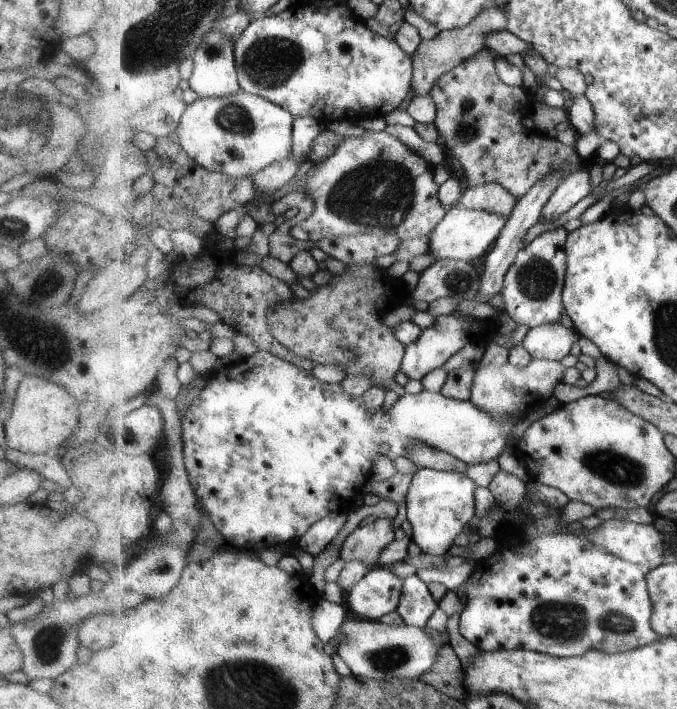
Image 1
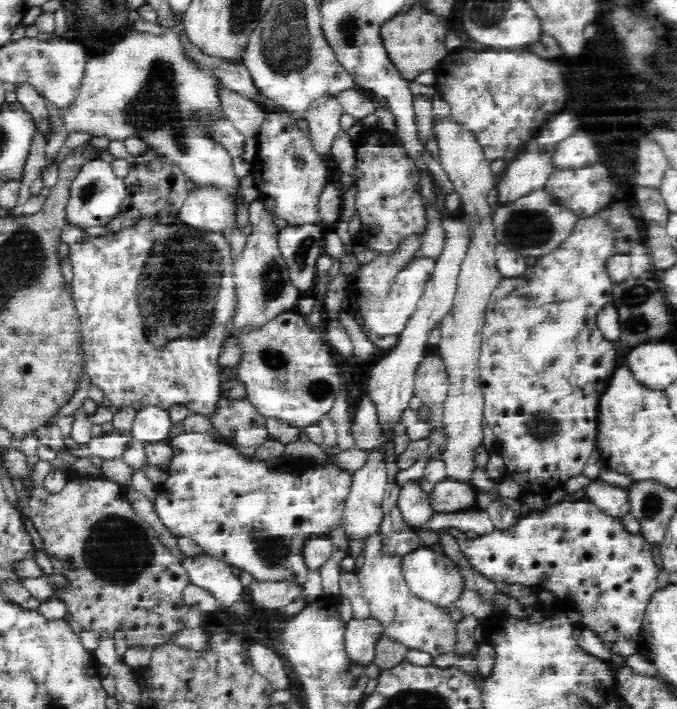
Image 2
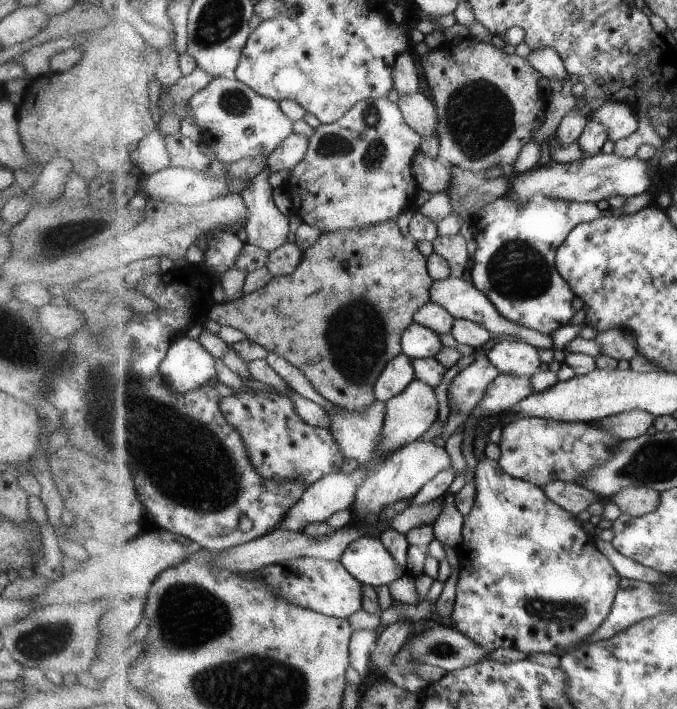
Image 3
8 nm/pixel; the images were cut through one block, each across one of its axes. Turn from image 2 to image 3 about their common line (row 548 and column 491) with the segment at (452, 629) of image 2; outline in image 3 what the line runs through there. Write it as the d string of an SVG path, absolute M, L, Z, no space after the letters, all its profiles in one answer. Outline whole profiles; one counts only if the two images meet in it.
M477 355L472 363L459 371L447 385L446 402L449 410L439 436L441 443L463 426L479 402L483 400L487 386L498 375L488 355Z

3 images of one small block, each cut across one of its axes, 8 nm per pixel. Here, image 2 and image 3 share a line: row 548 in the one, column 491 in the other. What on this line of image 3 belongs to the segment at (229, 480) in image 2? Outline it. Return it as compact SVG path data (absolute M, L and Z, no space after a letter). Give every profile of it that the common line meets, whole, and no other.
M543 195L534 196L526 205L519 205L506 196L486 204L477 211L471 221L477 230L475 240L477 249L472 256L472 282L484 292L497 310L506 319L517 324L528 326L533 330L549 335L557 328L571 325L571 318L575 316L573 300L577 298L570 282L559 272L556 265L556 256L559 247L566 242L567 237L574 232L579 224L592 222L604 217L604 211L599 210L596 203L570 203L561 199L552 199Z

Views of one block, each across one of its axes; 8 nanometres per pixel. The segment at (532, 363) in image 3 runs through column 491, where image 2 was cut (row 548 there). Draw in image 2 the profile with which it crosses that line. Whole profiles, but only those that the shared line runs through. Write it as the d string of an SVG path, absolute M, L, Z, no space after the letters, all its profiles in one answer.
M374 448L367 452L366 463L362 468L355 470L351 476L350 495L345 503L343 512L343 522L345 522L345 532L349 534L348 556L358 557L363 554L362 543L360 540L366 538L368 534L372 534L374 530L378 530L381 525L382 503L386 488L389 482L387 474L388 463L386 463L385 450L382 448Z

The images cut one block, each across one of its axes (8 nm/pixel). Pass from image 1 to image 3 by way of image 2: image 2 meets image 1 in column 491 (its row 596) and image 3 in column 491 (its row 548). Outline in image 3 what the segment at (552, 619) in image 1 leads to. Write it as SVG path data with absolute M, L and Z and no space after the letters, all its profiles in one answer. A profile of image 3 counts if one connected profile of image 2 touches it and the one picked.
M487 455L477 464L474 484L475 503L467 518L464 519L464 542L461 544L461 567L456 586L456 598L451 613L454 618L452 626L466 633L477 644L486 648L489 653L503 647L519 649L525 655L529 655L532 652L547 652L547 654L551 653L560 657L572 649L577 649L578 645L591 639L594 636L594 632L610 618L623 577L613 566L613 562L598 547L594 536L585 532L585 528L579 524L579 519L577 520L576 515L559 506L554 500L551 500L543 487L531 481L511 476L500 465L499 461L490 459Z

